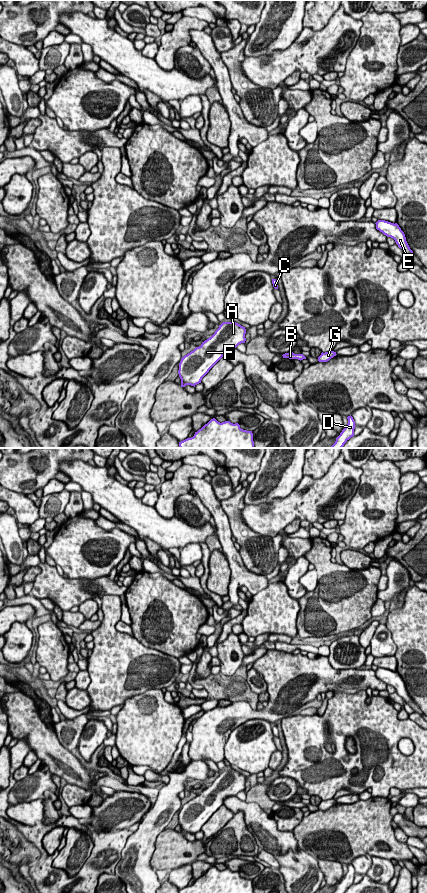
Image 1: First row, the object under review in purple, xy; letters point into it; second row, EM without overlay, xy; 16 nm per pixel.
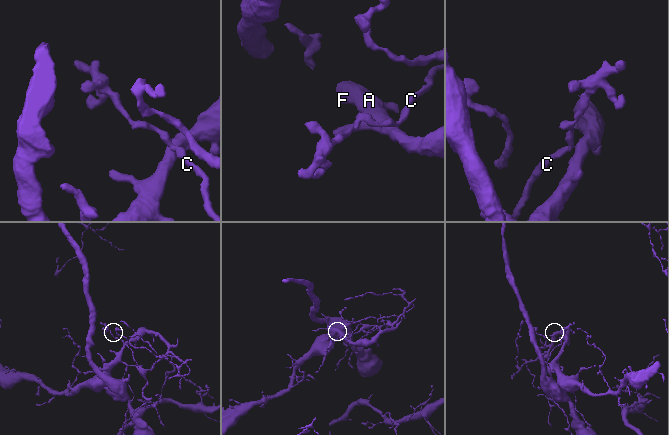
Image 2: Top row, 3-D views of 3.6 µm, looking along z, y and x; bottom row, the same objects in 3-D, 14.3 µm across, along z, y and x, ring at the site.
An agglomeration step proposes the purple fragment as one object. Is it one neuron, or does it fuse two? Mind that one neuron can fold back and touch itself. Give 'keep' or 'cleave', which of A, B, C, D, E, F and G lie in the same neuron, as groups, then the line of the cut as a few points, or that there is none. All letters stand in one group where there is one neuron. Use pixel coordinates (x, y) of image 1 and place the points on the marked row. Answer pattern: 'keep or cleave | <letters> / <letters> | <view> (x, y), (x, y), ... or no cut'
keep | A B C D E F G | no cut

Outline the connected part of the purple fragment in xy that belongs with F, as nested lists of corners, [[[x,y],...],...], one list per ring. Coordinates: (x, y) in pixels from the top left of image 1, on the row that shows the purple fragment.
[[[234,321],[219,325],[210,338],[182,357],[178,370],[181,387],[195,387],[201,383],[202,378],[223,357],[226,349],[236,348],[239,344],[245,343],[245,334],[245,327]]]

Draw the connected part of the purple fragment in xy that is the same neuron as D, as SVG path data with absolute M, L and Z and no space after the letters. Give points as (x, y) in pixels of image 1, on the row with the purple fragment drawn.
M351 415L348 416L347 419L347 426L342 430L340 435L336 438L335 443L330 448L342 448L344 444L354 436L355 421Z

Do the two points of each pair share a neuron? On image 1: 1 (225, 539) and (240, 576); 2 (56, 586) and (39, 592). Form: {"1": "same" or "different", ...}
{"1": "same", "2": "same"}

